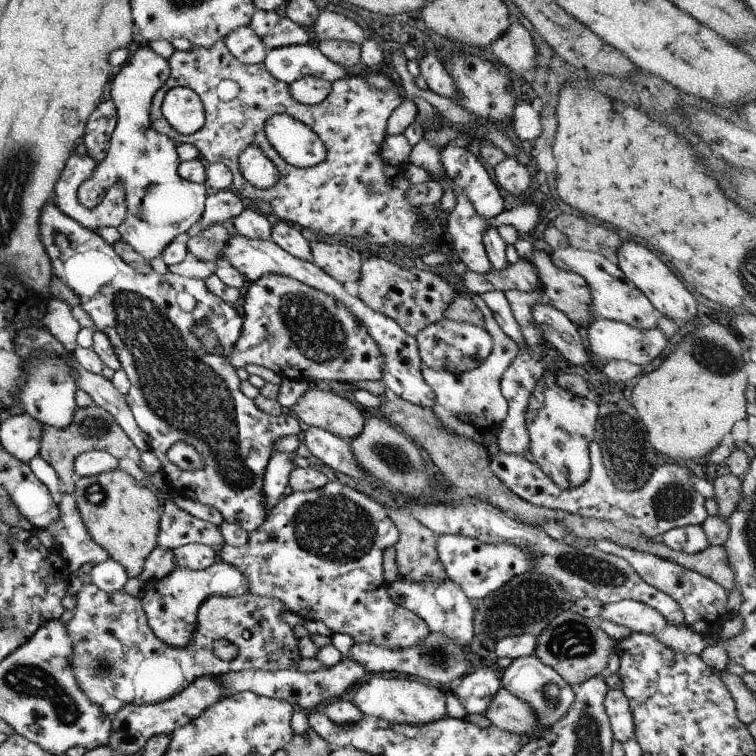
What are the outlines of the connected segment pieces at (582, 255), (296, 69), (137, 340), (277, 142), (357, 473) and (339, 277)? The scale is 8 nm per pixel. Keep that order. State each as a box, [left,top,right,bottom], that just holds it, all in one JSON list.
[[550,246,659,329],[262,42,348,85],[38,199,301,533],[264,114,327,168],[302,426,370,482],[308,241,364,282]]

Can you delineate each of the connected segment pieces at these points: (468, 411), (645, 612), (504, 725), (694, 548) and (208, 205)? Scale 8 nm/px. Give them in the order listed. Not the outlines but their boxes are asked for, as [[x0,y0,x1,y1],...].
[[420,295,518,448],[599,599,706,655],[483,689,538,734],[658,525,709,554],[187,188,243,236]]

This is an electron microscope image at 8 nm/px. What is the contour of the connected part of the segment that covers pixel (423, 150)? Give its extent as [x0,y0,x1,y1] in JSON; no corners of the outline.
[407,137,447,188]

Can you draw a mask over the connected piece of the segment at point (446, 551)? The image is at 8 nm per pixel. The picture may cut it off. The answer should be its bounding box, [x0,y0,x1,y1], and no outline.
[435,535,534,602]

